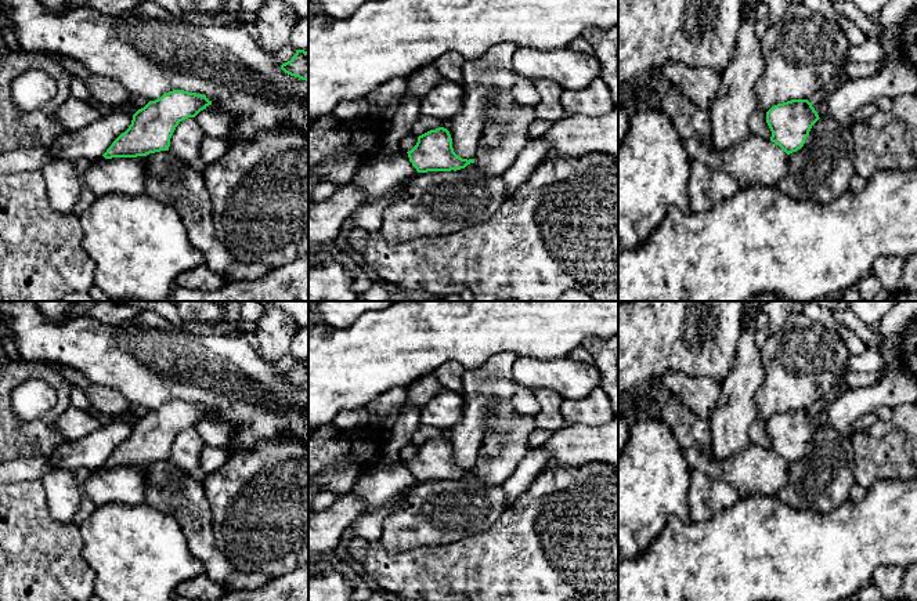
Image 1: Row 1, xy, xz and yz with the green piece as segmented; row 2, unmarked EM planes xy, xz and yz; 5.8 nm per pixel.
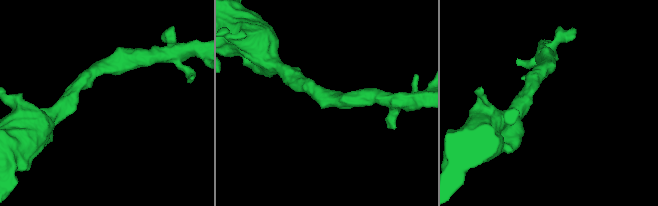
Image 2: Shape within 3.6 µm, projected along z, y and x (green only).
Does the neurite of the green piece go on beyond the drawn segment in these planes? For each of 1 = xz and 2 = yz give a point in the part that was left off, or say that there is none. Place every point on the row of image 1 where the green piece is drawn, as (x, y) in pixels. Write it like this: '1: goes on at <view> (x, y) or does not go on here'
1: does not go on here
2: does not go on here

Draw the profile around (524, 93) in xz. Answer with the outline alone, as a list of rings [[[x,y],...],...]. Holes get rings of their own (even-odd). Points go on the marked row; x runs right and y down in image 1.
[[[517,76],[512,94],[515,102],[520,105],[535,106],[539,101],[539,94],[534,86],[534,82],[521,76]]]

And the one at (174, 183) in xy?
[[[169,151],[137,159],[145,171],[145,193],[172,206],[180,214],[189,242],[203,254],[203,264],[225,278],[235,260],[216,236],[203,173]]]

